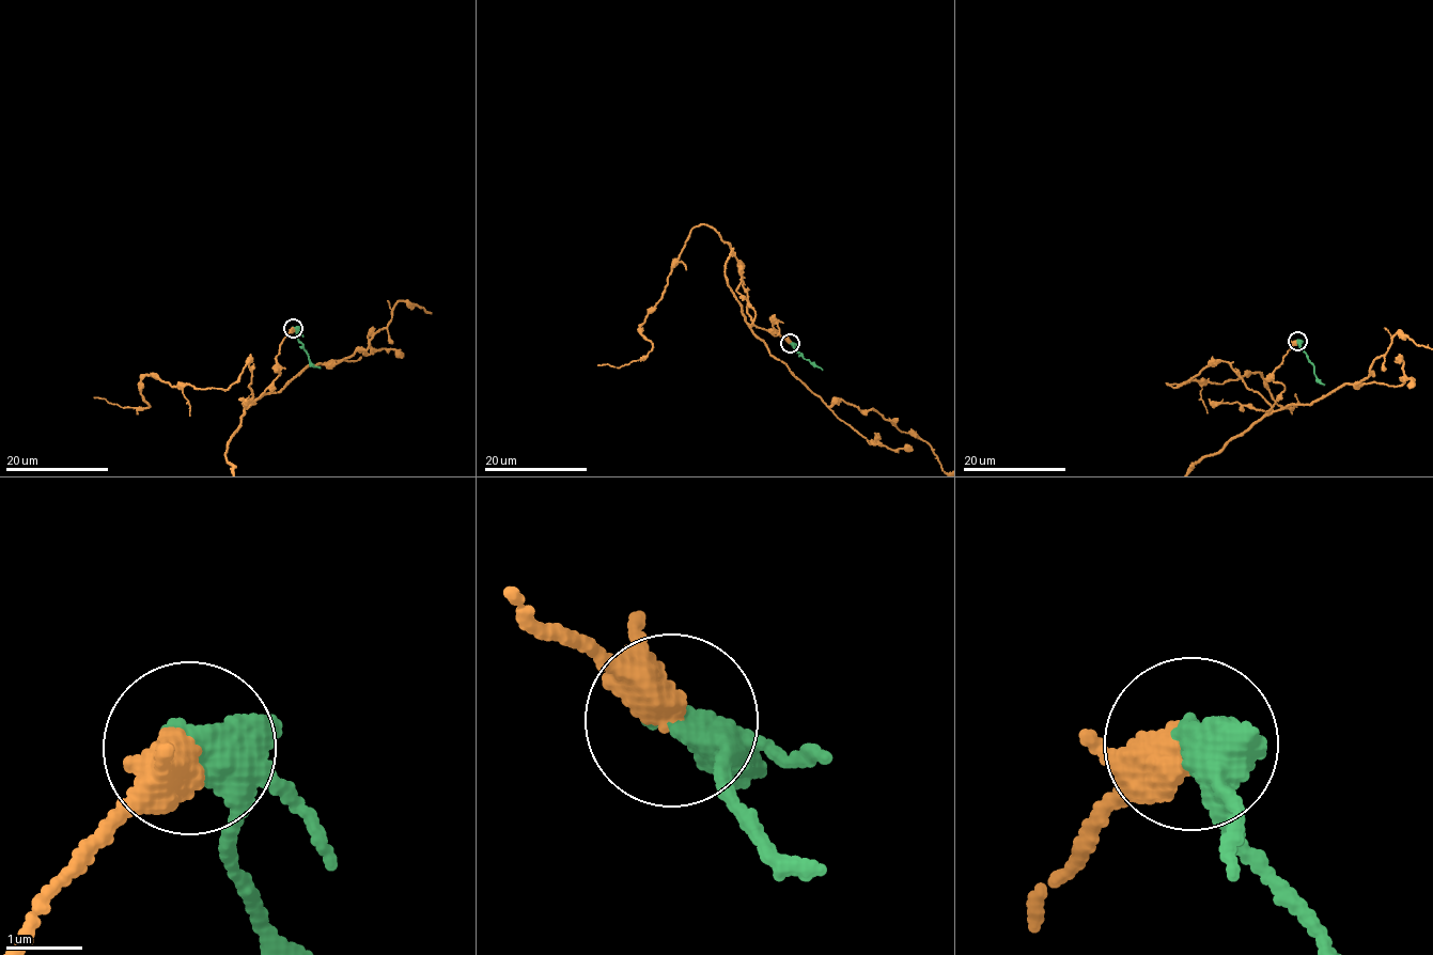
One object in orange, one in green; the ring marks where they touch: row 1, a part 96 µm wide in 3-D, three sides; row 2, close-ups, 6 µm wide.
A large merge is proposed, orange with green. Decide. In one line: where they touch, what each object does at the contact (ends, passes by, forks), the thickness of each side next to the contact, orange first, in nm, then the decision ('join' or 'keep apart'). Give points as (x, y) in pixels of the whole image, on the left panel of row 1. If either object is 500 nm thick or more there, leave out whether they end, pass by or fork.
place (293, 328); orange passes by; green forks; calibres 420 and 360 nm; join

